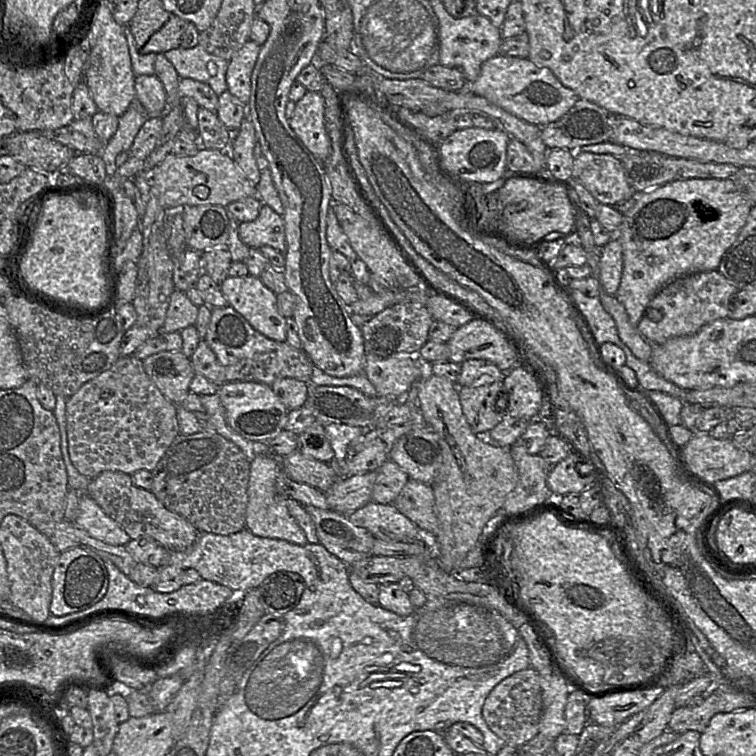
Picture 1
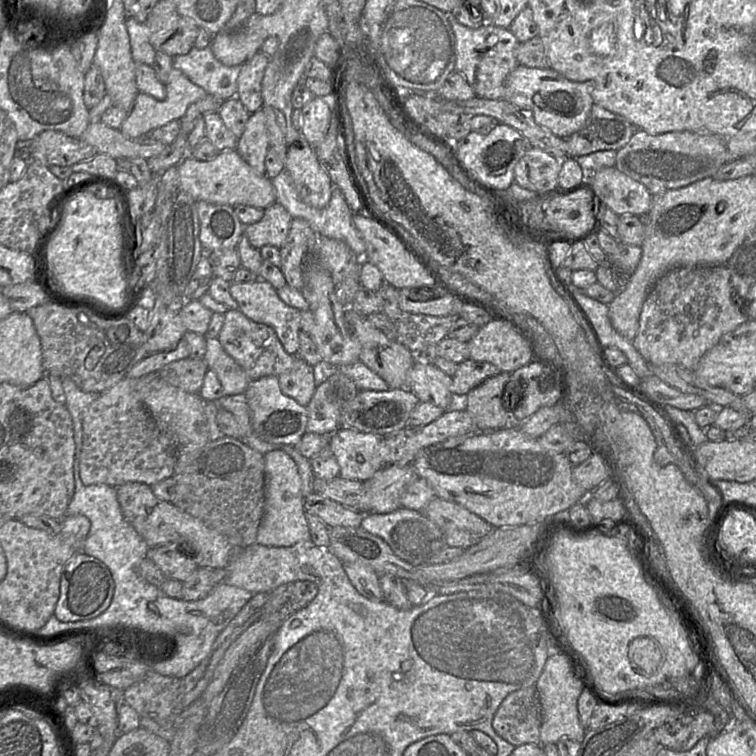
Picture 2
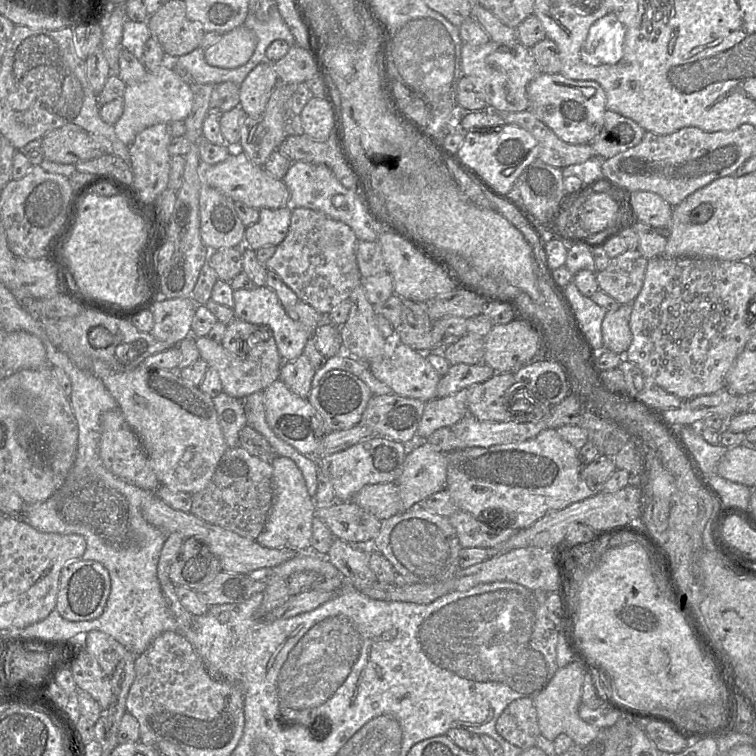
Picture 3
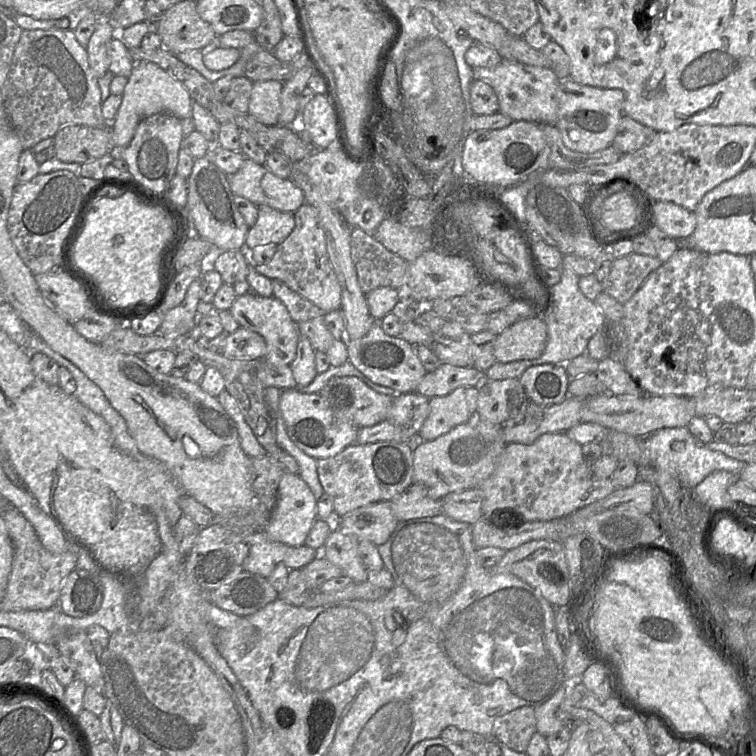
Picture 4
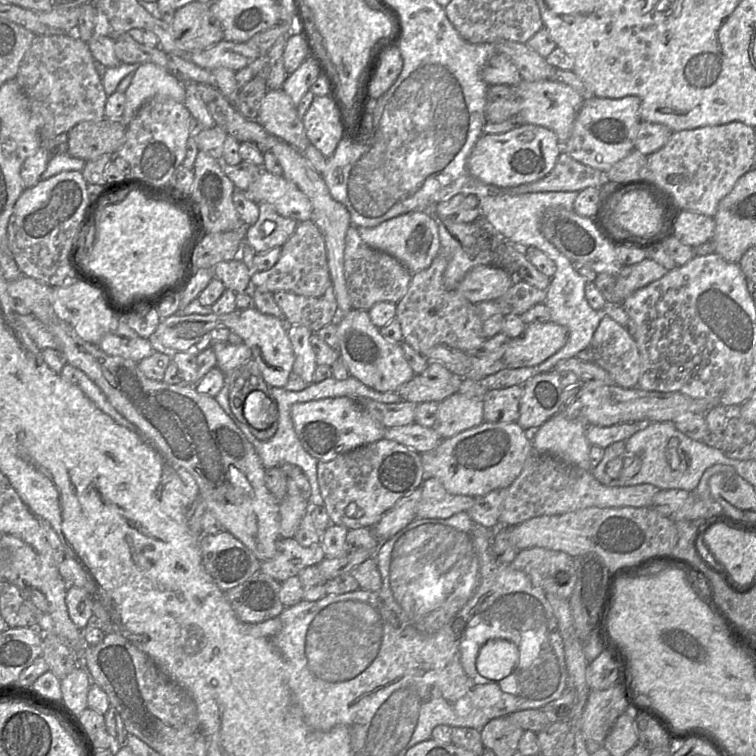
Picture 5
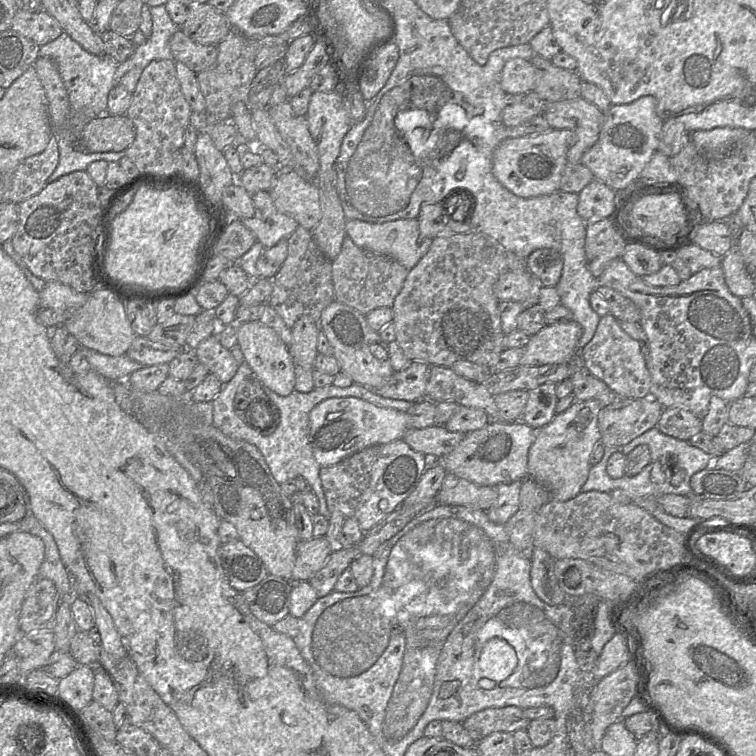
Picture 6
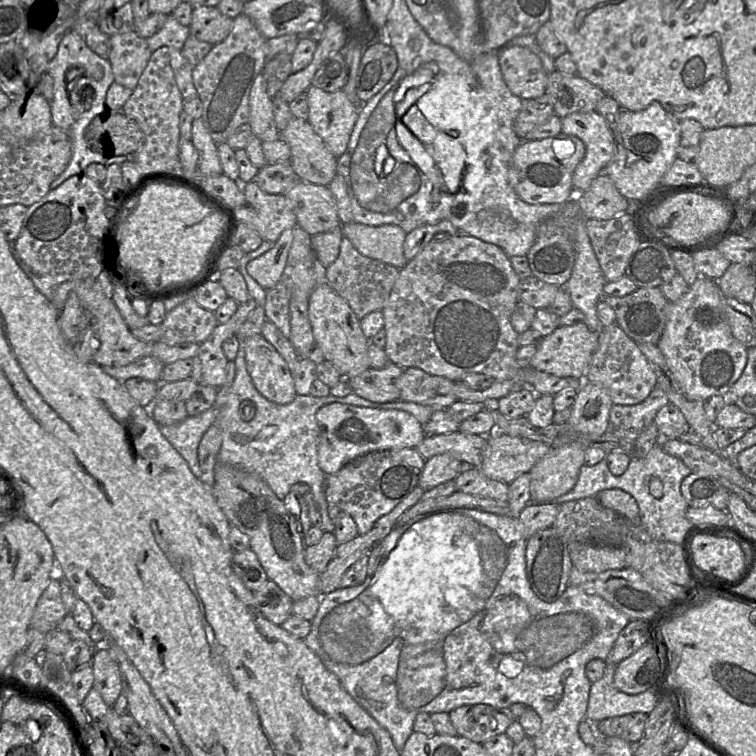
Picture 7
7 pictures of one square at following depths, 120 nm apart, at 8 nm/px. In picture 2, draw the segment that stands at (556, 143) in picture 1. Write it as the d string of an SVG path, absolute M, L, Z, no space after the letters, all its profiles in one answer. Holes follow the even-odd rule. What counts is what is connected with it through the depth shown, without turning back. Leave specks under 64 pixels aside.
M593 104L585 125L562 139L566 142L568 157L576 158L601 150L618 151L630 141L635 131L635 126L623 116L610 112L598 104Z

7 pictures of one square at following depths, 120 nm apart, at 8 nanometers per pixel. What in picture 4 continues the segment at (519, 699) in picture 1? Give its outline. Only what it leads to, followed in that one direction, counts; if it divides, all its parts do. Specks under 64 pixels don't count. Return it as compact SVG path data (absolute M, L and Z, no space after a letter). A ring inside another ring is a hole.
M523 706L498 717L493 724L492 737L510 749L526 753L537 731L534 707Z

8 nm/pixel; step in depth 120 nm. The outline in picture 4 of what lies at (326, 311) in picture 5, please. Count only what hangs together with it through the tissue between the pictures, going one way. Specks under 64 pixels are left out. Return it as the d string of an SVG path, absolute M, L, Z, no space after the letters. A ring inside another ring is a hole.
M272 280L273 296L287 308L290 317L297 324L325 315L325 312L309 300L291 290L284 282Z

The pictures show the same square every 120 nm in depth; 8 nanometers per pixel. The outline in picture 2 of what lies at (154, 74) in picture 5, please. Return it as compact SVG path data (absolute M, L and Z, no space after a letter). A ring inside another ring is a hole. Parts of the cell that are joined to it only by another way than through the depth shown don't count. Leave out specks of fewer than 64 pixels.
M173 68L165 84L167 95L164 100L157 100L150 95L139 92L134 103L134 107L123 121L120 130L130 138L141 138L149 135L154 129L160 128L173 120L180 120L186 113L188 107L205 98L207 92L192 83L184 73L177 68Z

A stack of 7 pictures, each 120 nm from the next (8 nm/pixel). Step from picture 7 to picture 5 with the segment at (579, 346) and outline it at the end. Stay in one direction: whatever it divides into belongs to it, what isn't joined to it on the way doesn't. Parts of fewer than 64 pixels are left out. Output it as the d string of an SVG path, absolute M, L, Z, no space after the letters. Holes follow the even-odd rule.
M553 321L533 322L527 324L522 334L510 340L502 360L507 368L536 366L558 352L567 340L568 330L566 327Z

